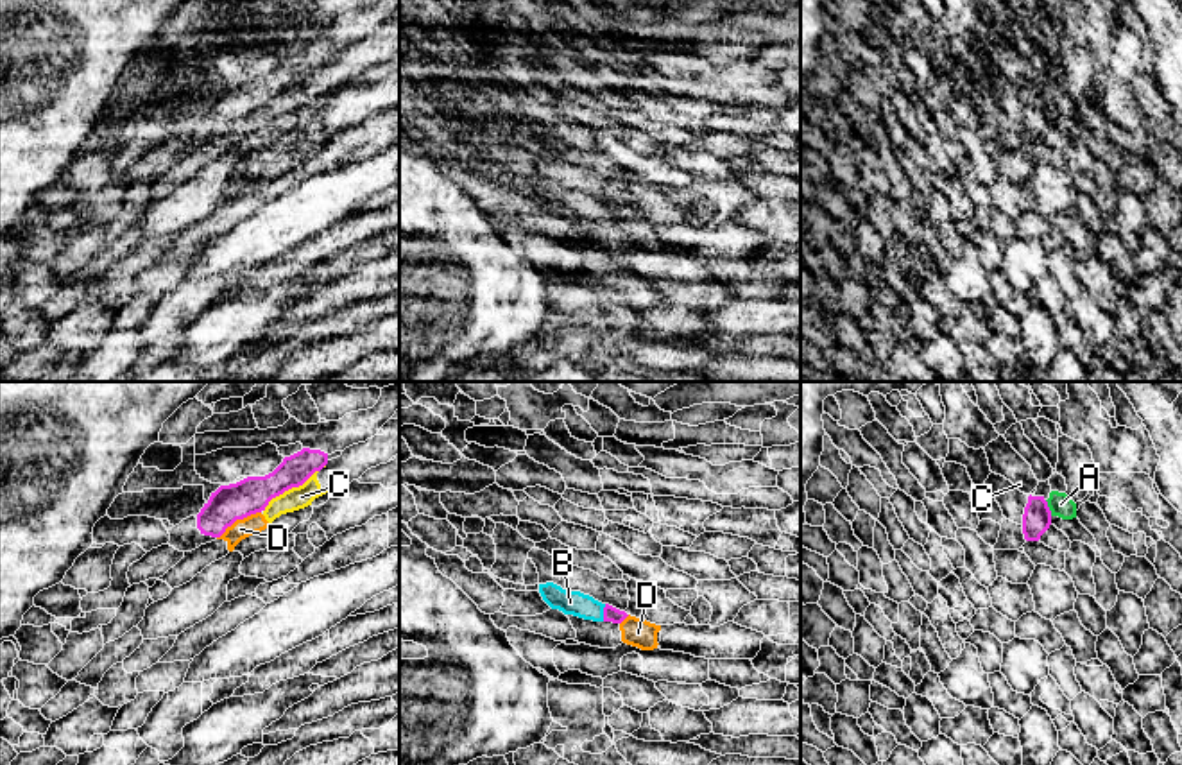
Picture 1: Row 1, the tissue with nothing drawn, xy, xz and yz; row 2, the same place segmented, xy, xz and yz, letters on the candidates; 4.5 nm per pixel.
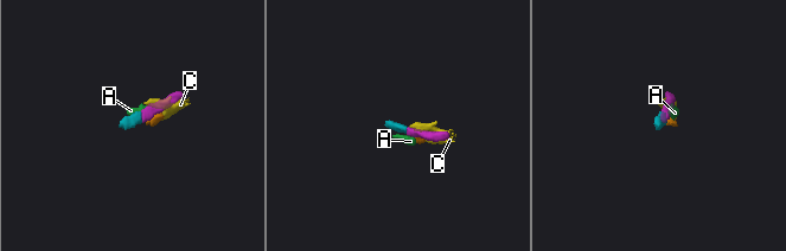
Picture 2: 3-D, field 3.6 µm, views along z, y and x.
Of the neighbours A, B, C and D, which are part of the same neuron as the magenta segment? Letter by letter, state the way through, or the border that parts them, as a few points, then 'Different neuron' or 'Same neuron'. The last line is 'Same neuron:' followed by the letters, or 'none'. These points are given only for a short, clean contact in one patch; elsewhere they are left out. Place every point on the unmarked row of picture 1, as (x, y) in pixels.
A: Boundary: yz (1044, 99), (1052, 113). Different neuron
B: Same neuron
C: Boundary: xy (317, 68), (301, 83), (276, 94), (264, 110). Different neuron
D: Boundary: xy (260, 110), (237, 117), (217, 137). Different neuron
Same neuron: B

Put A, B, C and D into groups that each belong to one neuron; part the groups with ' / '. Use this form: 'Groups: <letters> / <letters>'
Groups: A / B / C D

